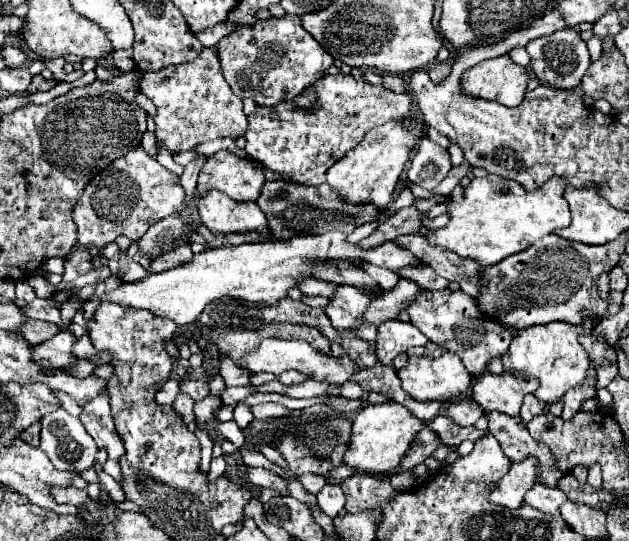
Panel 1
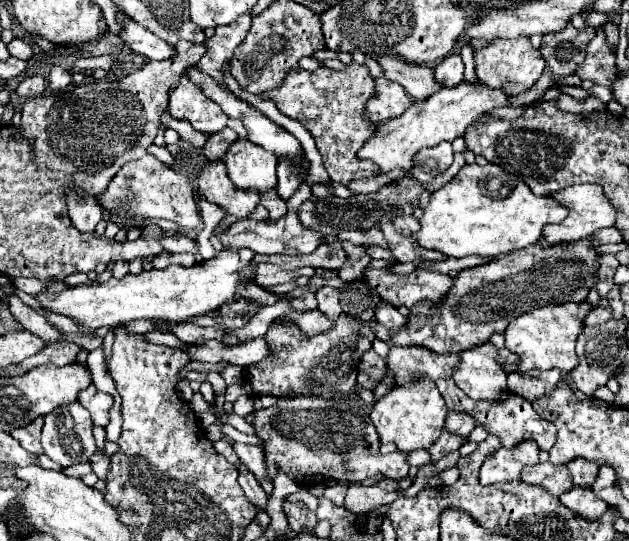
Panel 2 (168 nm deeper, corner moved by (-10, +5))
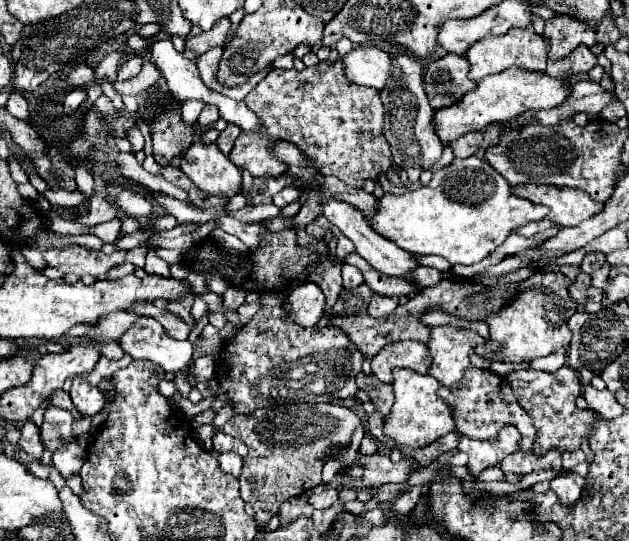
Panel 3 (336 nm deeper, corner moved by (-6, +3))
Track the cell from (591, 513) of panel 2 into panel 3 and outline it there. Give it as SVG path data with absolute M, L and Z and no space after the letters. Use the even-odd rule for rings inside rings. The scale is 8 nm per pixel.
M562 474L554 480L550 480L550 488L558 494L558 498L566 504L572 506L580 500L582 496L582 488L584 488L584 478L578 474Z

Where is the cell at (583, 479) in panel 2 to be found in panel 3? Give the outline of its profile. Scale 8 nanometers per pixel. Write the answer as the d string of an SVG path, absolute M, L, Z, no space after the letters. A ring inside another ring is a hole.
M566 450L566 452L562 452L562 466L564 468L572 468L572 466L584 462L584 458L586 456L584 456L582 450Z

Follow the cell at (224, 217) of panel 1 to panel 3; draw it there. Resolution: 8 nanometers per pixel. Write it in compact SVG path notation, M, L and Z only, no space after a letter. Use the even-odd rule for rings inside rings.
M196 140L180 162L182 172L206 194L212 196L234 196L242 186L242 174L224 156L216 144L204 144Z

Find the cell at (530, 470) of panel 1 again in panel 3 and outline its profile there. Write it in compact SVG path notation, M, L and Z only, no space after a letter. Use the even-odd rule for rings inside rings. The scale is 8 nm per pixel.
M504 426L504 430L500 430L500 434L496 434L496 438L492 438L492 442L470 440L470 438L464 438L464 434L458 434L458 436L460 436L458 450L468 454L466 468L472 476L478 476L488 466L500 464L508 454L512 454L520 448L518 446L520 432L516 430L516 426Z

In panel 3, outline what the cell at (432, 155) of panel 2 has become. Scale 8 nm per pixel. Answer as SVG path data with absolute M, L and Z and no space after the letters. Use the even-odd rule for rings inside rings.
M396 52L390 54L392 56L392 72L394 76L390 78L388 86L384 90L380 90L380 100L384 102L384 138L390 144L392 150L392 160L394 164L398 164L404 170L420 170L420 168L432 168L436 164L436 160L442 156L442 142L440 138L436 138L434 134L434 126L432 126L432 118L434 118L434 110L428 104L424 86L422 86L422 62L416 60L414 56L406 54L406 52Z

